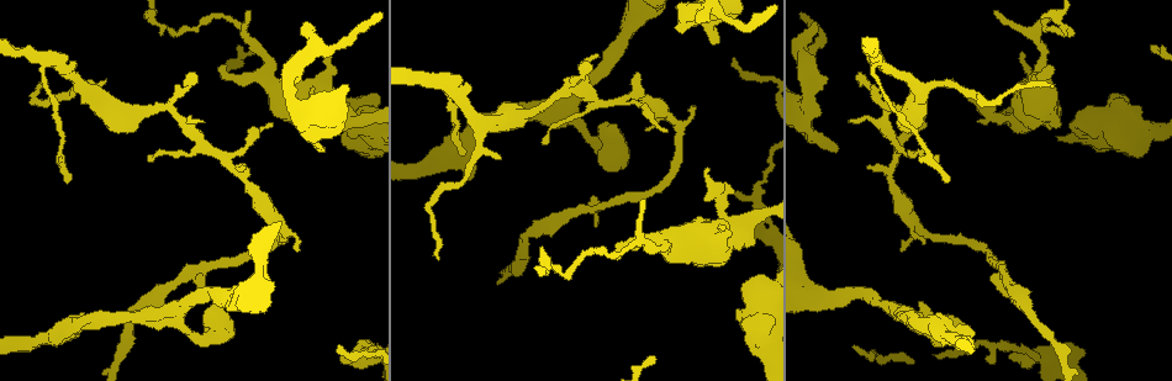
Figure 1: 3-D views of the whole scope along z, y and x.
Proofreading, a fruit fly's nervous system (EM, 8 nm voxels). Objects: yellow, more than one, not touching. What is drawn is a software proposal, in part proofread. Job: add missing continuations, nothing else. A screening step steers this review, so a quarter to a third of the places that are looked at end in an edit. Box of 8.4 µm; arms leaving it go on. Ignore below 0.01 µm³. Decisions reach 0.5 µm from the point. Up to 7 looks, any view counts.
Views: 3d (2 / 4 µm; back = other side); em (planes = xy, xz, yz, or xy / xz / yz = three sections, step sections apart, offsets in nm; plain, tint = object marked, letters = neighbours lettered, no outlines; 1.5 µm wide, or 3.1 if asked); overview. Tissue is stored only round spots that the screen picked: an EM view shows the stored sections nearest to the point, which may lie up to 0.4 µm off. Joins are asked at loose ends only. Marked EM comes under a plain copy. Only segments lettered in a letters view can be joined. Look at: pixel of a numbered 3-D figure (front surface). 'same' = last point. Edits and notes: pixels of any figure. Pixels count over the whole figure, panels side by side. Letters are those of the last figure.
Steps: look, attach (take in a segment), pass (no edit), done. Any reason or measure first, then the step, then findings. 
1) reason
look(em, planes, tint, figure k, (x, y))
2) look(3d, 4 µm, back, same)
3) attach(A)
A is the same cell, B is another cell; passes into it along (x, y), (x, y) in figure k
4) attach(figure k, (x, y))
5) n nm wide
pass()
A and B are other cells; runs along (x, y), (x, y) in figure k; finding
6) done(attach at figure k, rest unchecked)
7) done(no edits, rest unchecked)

free end
look(3d, 4 µm, figure 1, (647, 131))

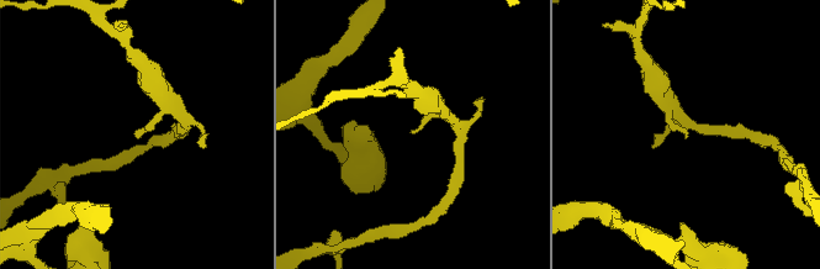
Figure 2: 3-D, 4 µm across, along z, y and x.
now the EM
look(em, planes, letters, figure 2, (415, 132))

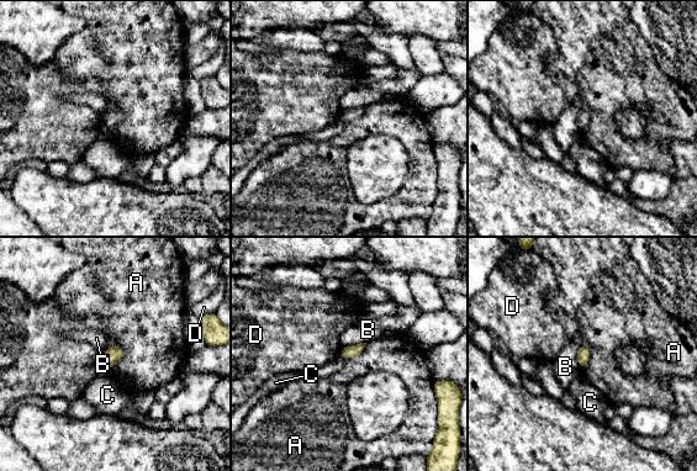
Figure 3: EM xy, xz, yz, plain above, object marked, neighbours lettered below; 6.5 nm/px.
pass()
A, B, C and D are other cells; border along (117, 344), (122, 356), (110, 369) in figure 3; no lettered segment goes on from it

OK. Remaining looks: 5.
free end
look(3d, 4 µm, figure 1, (837, 151))

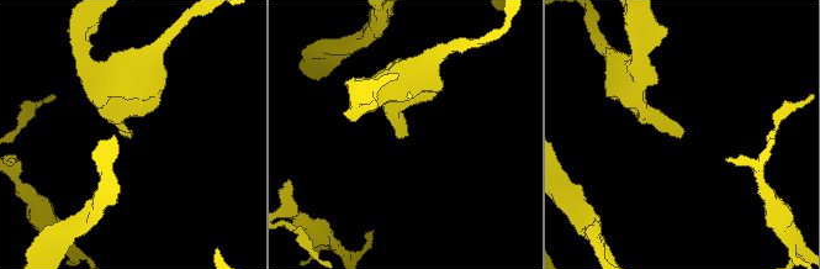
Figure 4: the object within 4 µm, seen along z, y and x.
look(em, planes, letters, figure 4, (681, 135))

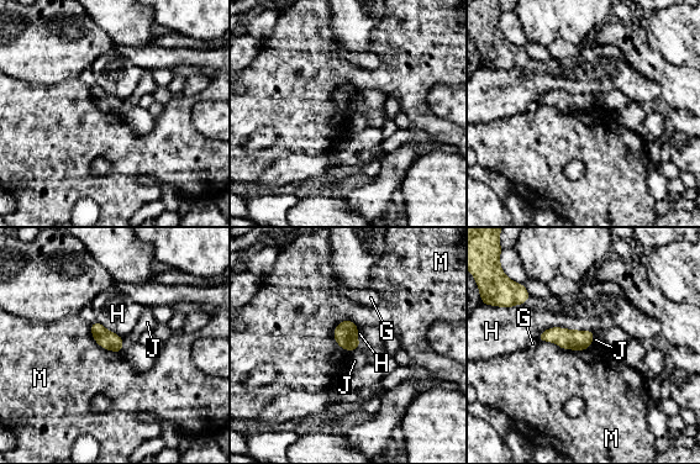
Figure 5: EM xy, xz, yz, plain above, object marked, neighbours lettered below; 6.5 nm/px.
pass()
G, H, J and M are other cells; border along (345, 318), (333, 338), (350, 352) in figure 5; no lettered segment goes on from it

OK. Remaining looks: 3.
an open end
look(em, yz, step 8, letters, figure 1, (735, 58))

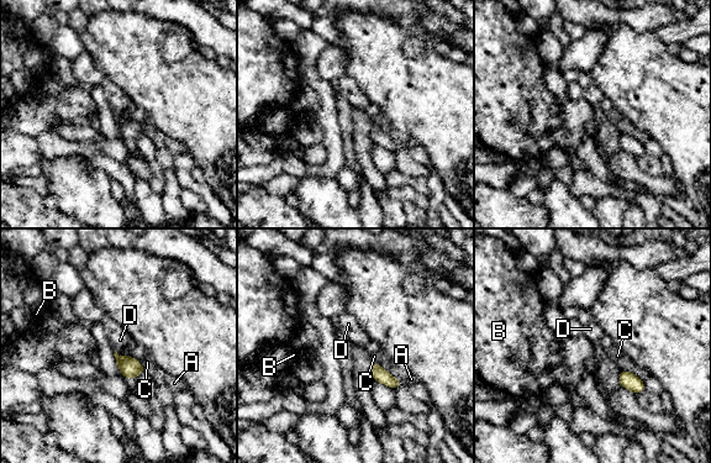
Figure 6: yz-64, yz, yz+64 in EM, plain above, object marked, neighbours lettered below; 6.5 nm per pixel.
another direction
look(em, planes, letters, same)

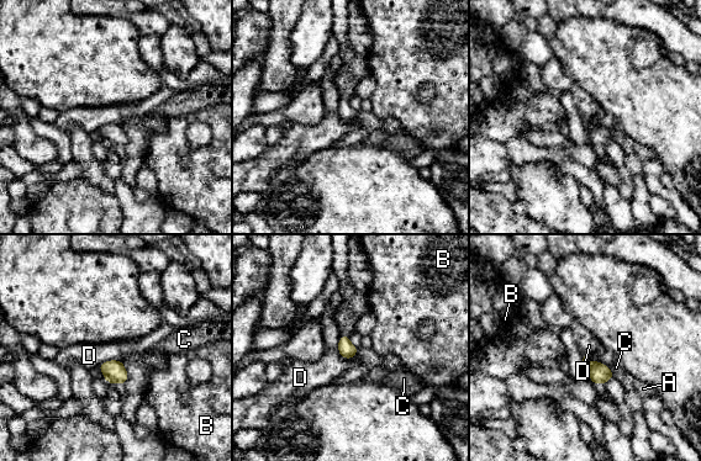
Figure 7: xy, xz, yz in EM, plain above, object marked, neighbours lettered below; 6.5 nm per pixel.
80 nm wide
pass()
A, B, C and D are other cells; border along (337, 348), (344, 358), (356, 355) in figure 7; none of them fits

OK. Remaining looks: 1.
done(no edits, rest unchecked)

